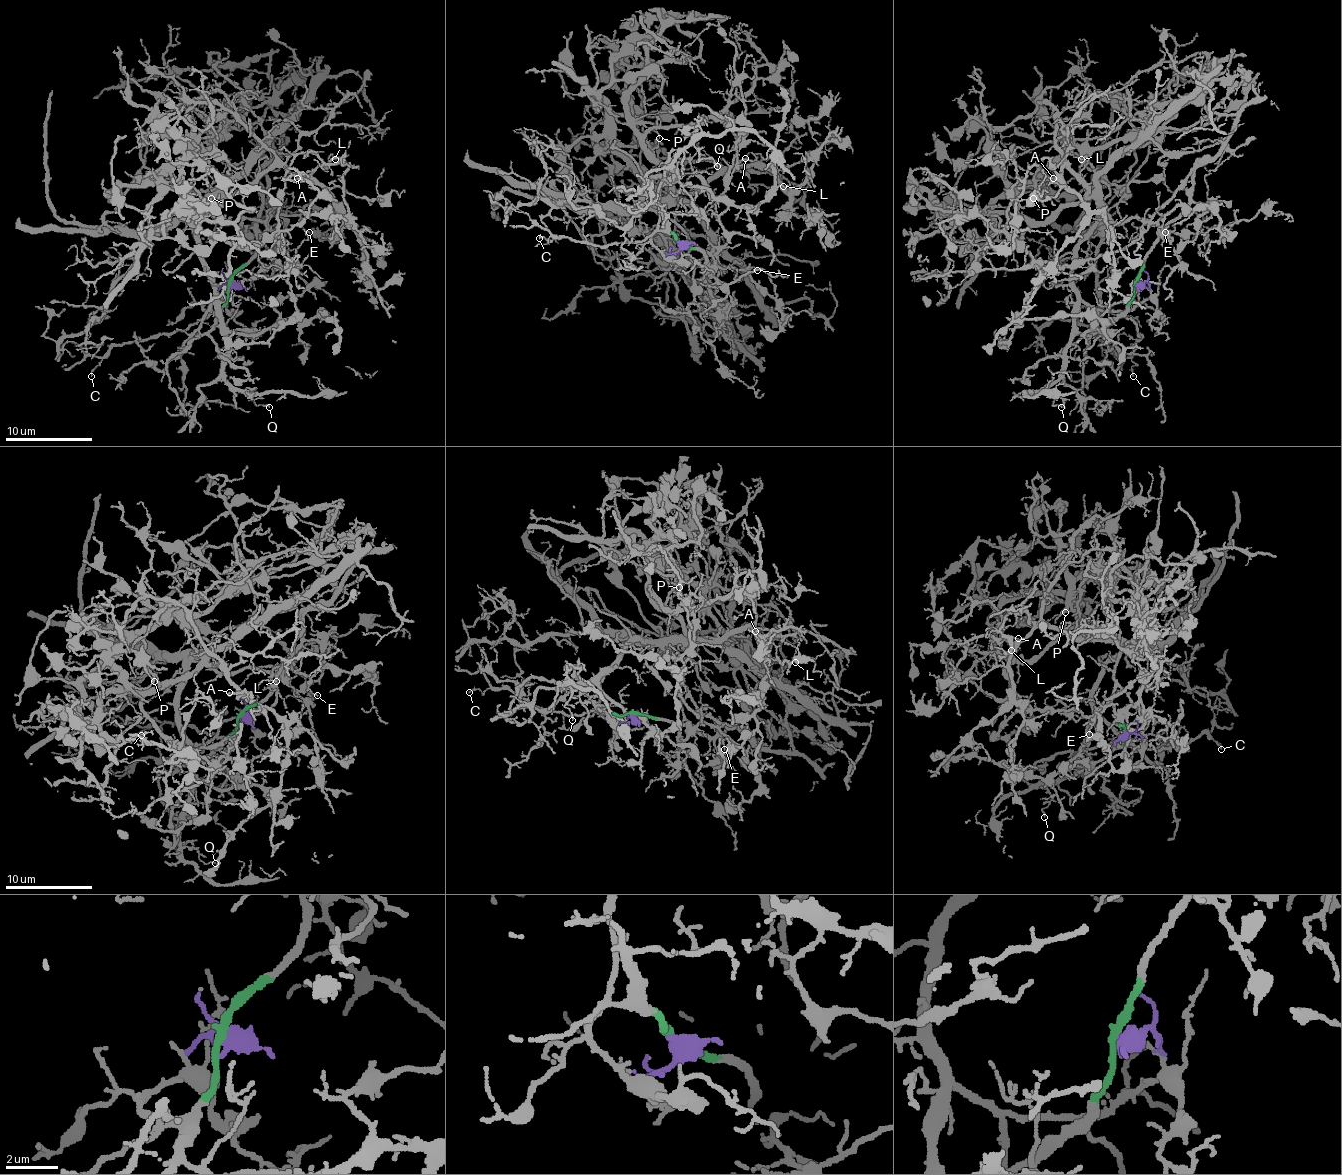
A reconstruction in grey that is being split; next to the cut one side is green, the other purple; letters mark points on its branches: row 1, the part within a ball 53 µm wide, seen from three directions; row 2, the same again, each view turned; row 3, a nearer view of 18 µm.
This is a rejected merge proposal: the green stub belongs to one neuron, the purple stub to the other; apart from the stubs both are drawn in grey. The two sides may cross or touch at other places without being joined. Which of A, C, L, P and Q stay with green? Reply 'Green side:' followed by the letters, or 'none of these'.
Green side: C

